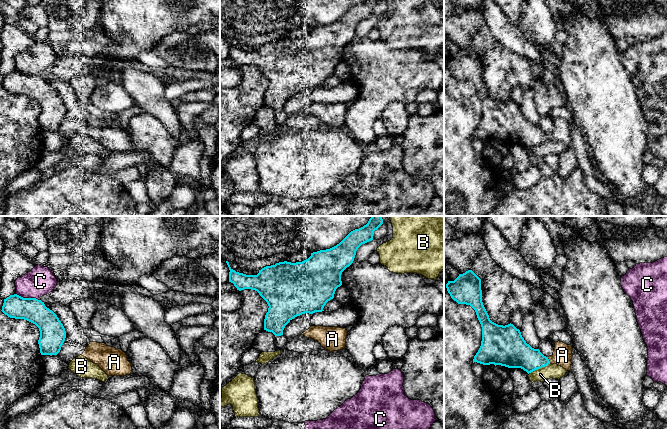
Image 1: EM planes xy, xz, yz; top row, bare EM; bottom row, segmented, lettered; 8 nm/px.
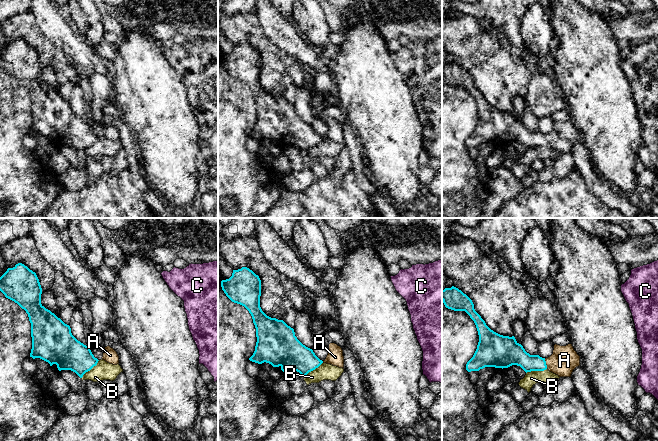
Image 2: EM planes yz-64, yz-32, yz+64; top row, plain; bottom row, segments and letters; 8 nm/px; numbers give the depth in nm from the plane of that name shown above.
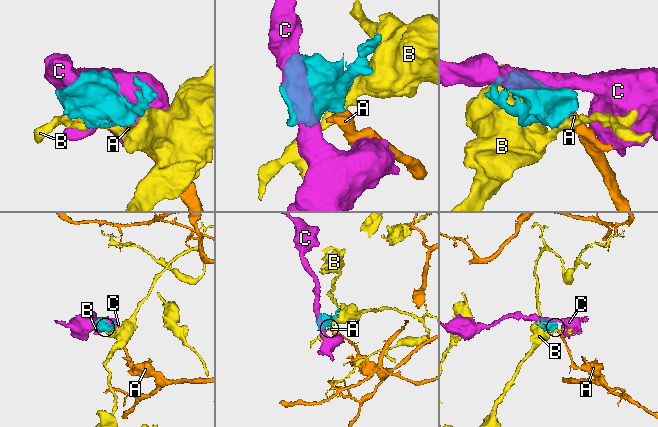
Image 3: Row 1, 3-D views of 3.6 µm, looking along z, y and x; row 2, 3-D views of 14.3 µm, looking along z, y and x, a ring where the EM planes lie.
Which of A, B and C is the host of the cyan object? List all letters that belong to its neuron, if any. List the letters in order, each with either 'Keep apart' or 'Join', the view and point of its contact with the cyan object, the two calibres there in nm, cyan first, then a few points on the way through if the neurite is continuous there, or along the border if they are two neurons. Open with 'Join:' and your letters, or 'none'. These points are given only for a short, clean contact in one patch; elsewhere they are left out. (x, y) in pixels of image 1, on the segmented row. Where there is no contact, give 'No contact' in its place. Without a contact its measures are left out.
Join: A
A: Join. Touches cyan at yz (548, 360). Thickness 220 nm (cyan) against 160 nm
B: Keep apart. Touches cyan at yz (538, 368). Thickness 260 nm (cyan) against 120 nm
C: Keep apart. Touches cyan at xy (27, 298). Thickness 190 nm (cyan) against 220 nm

